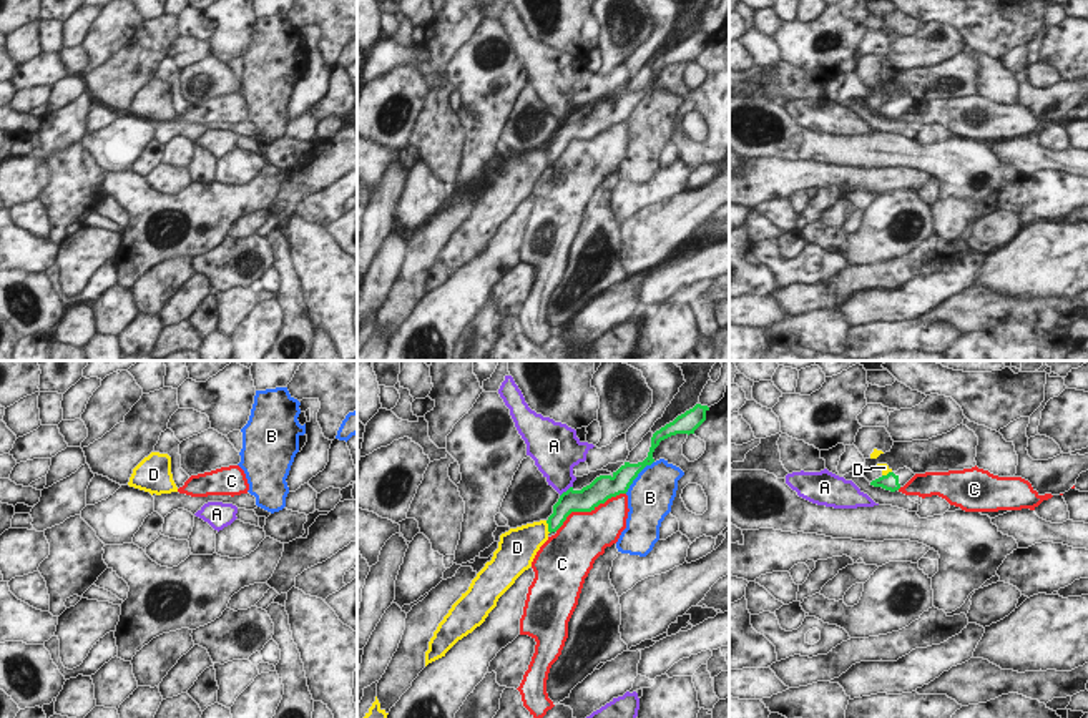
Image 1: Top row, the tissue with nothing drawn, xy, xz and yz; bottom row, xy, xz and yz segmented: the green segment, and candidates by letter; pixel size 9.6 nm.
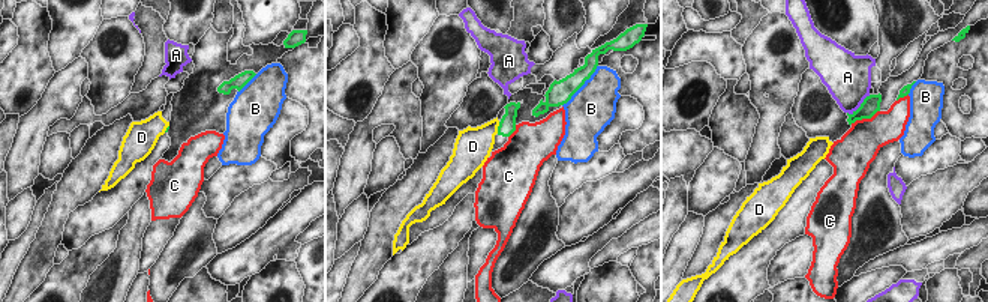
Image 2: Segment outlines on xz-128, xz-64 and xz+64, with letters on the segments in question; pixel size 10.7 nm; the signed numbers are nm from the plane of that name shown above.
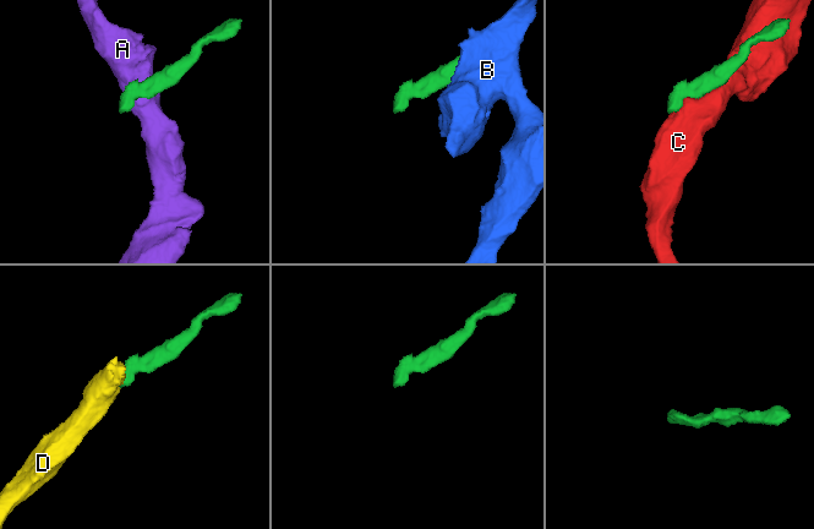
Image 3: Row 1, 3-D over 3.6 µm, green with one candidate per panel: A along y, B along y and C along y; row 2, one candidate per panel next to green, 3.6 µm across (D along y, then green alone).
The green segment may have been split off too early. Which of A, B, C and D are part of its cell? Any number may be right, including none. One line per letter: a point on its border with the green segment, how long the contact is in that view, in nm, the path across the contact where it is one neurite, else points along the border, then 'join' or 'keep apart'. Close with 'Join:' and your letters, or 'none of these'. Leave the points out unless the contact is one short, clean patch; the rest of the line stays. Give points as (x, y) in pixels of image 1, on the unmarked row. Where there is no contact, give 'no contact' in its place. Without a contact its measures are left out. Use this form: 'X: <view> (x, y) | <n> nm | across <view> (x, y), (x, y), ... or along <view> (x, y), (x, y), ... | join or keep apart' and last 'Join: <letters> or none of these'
A: xz (567, 118) | 160 nm | along xz (572, 113), (560, 123) | keep apart
B: xz (637, 103) | 420 nm | keep apart
C: xz (588, 138) | 800 nm | keep apart
D: xz (548, 155) | 140 nm | along xz (545, 148), (550, 160) | keep apart
Join: none of these

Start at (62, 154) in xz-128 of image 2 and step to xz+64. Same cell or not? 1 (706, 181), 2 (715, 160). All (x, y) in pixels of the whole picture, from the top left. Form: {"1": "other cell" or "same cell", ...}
{"1": "same cell", "2": "same cell"}

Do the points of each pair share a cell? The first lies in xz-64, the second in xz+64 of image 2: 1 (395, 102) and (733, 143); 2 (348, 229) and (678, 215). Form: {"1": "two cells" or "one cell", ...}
{"1": "one cell", "2": "two cells"}

